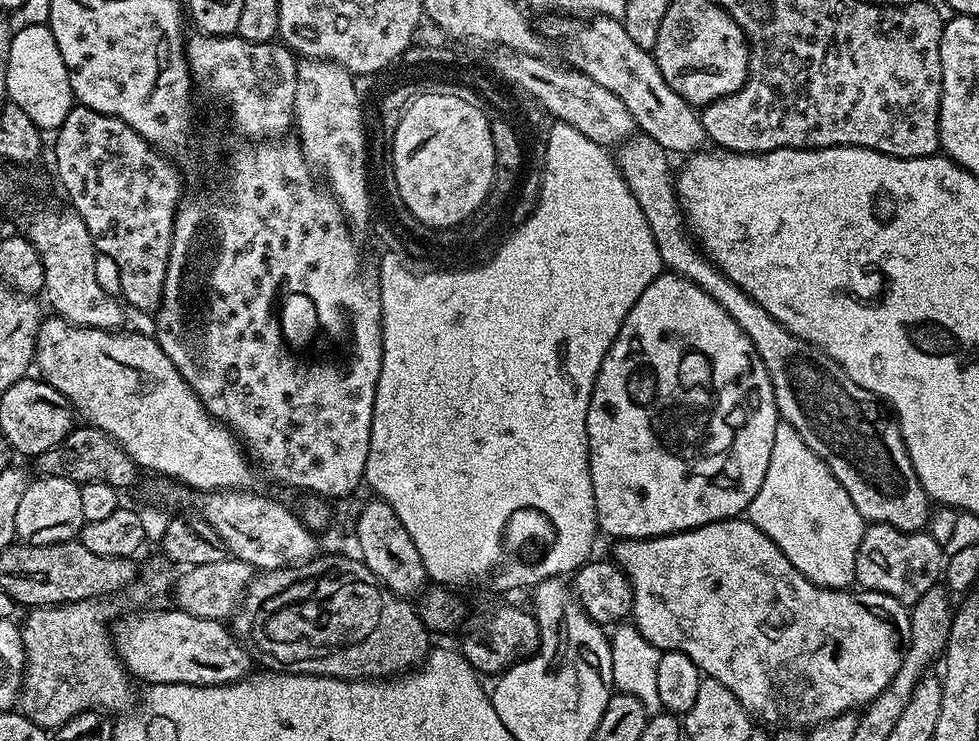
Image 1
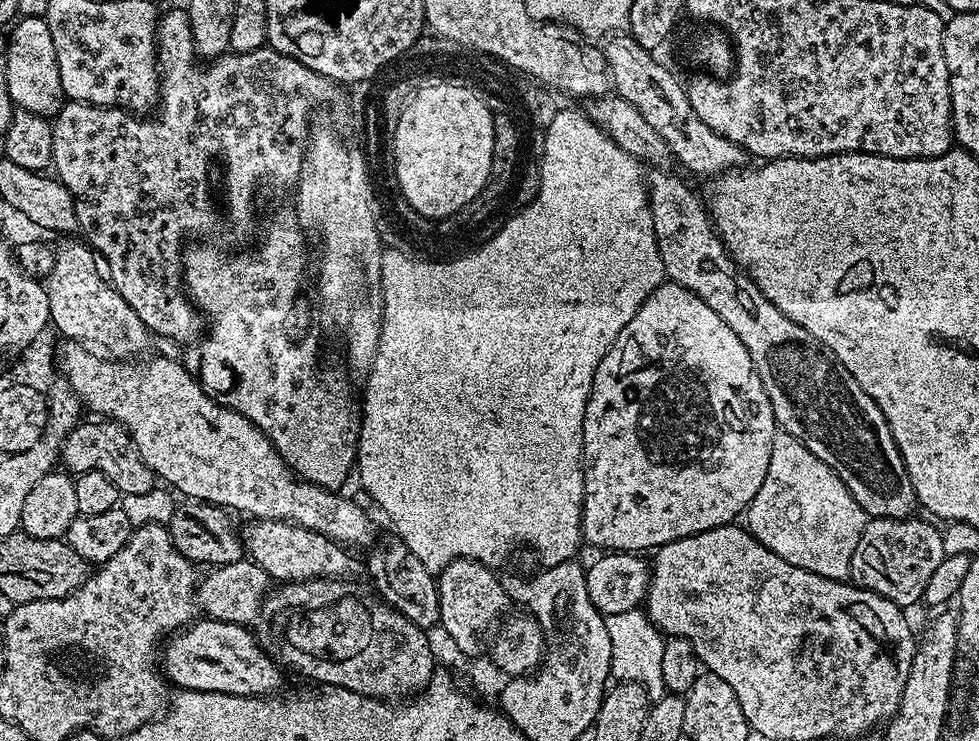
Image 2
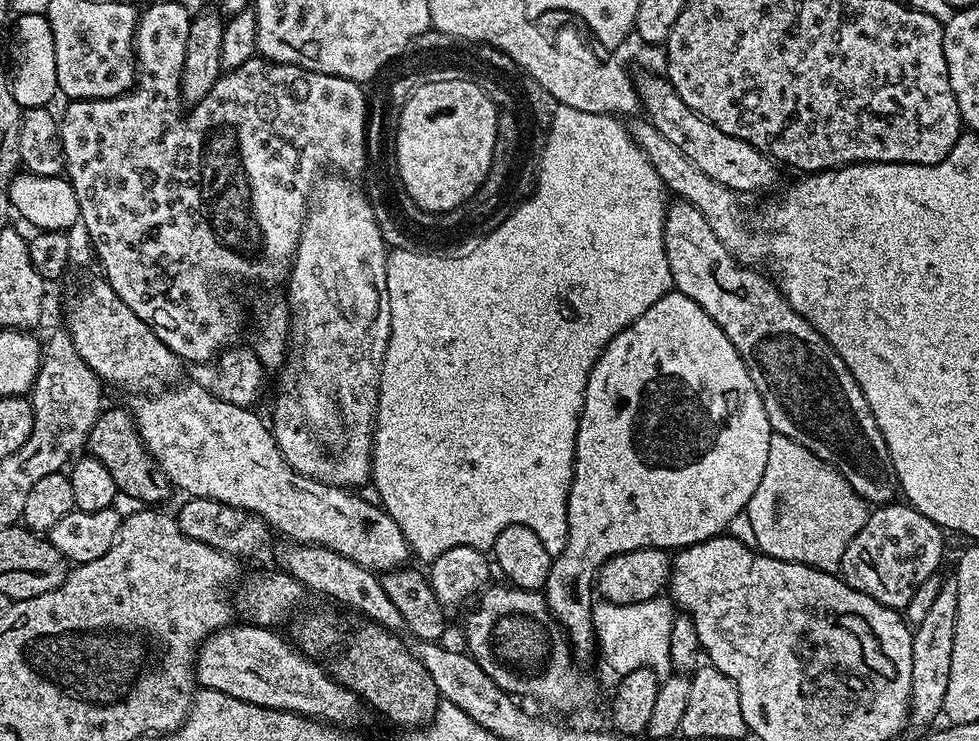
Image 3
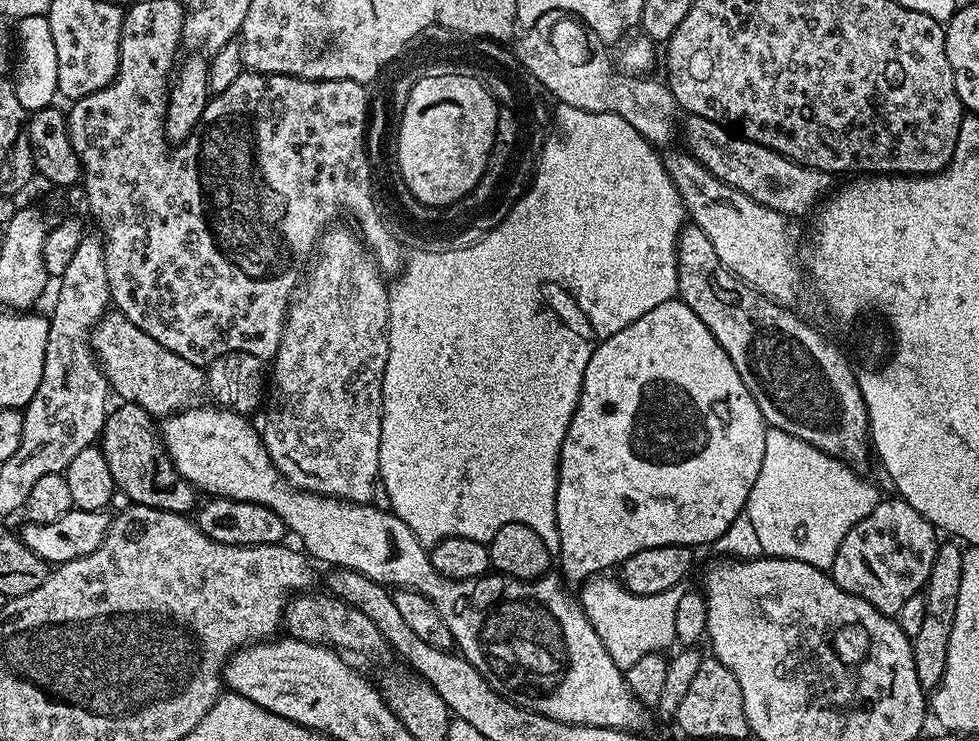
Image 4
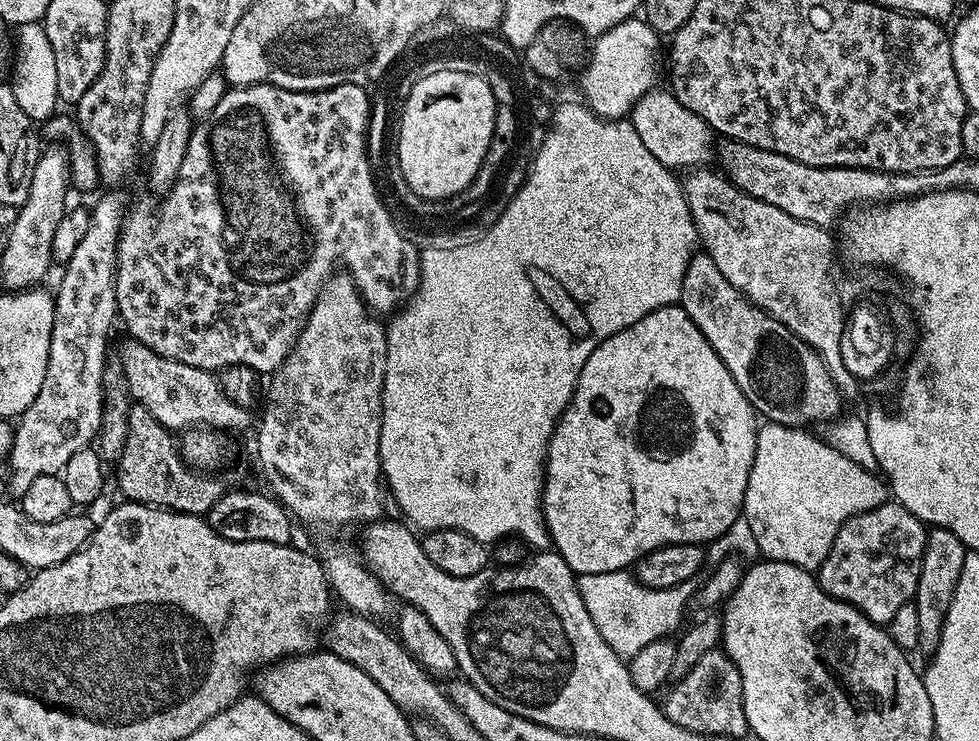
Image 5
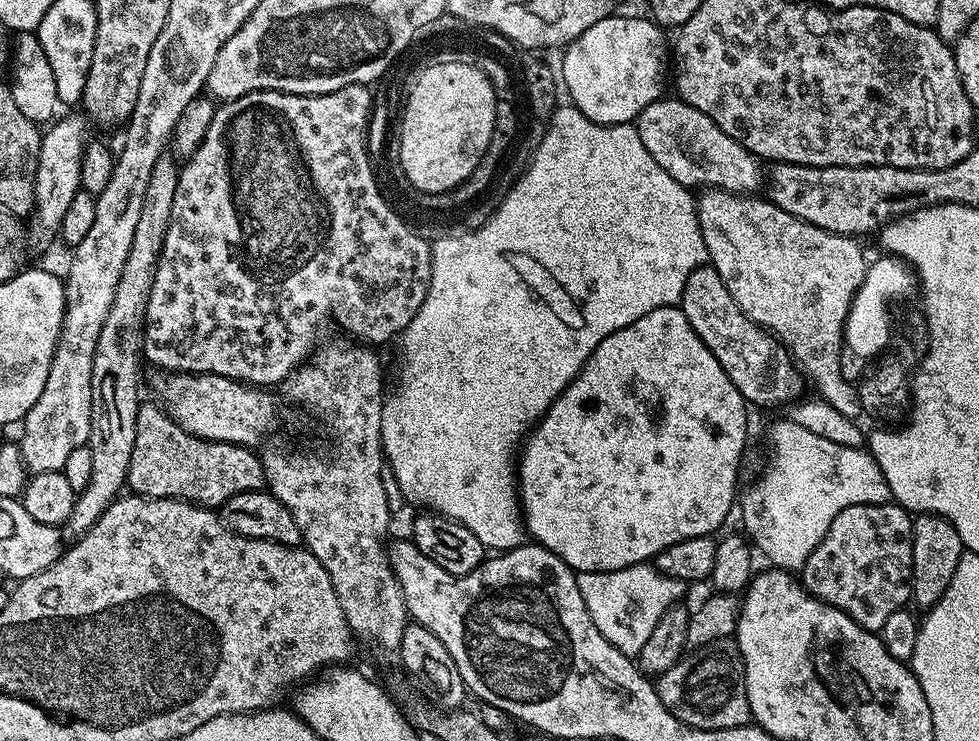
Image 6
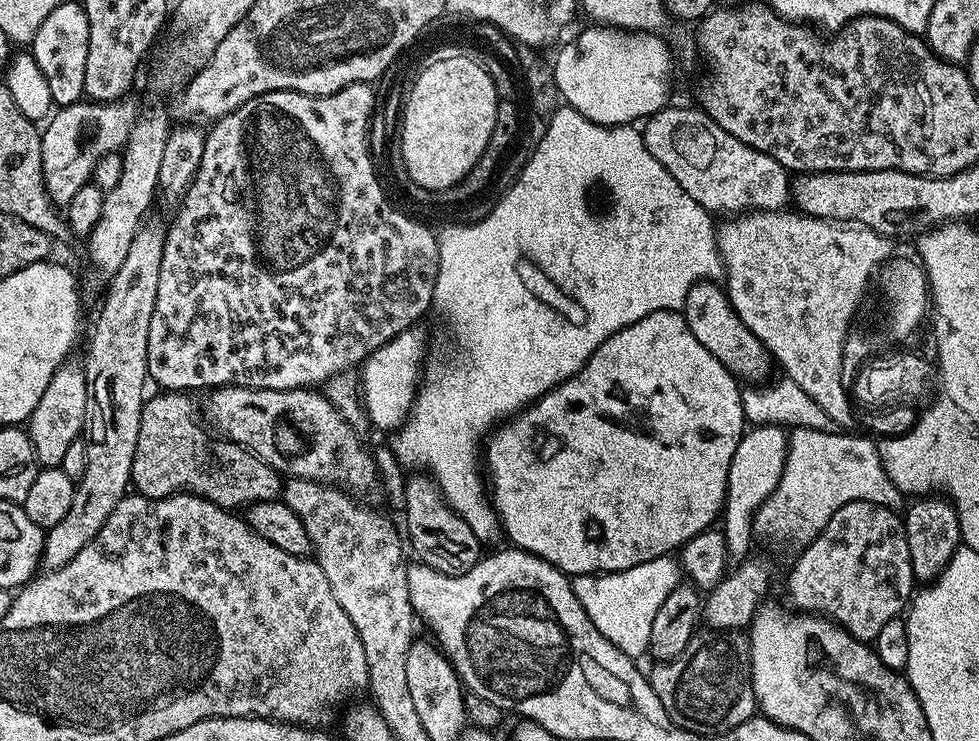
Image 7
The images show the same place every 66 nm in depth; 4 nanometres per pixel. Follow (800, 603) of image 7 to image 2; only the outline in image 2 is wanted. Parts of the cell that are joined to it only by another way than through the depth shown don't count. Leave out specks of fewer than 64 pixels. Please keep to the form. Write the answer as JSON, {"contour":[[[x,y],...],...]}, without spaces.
{"contour":[[[869,519],[862,530],[862,538],[858,538],[858,546],[854,546],[850,573],[851,583],[856,587],[878,594],[905,610],[911,609],[911,604],[919,605],[923,601],[926,584],[946,555],[944,540],[935,528],[937,525],[927,519],[916,519]]]}

